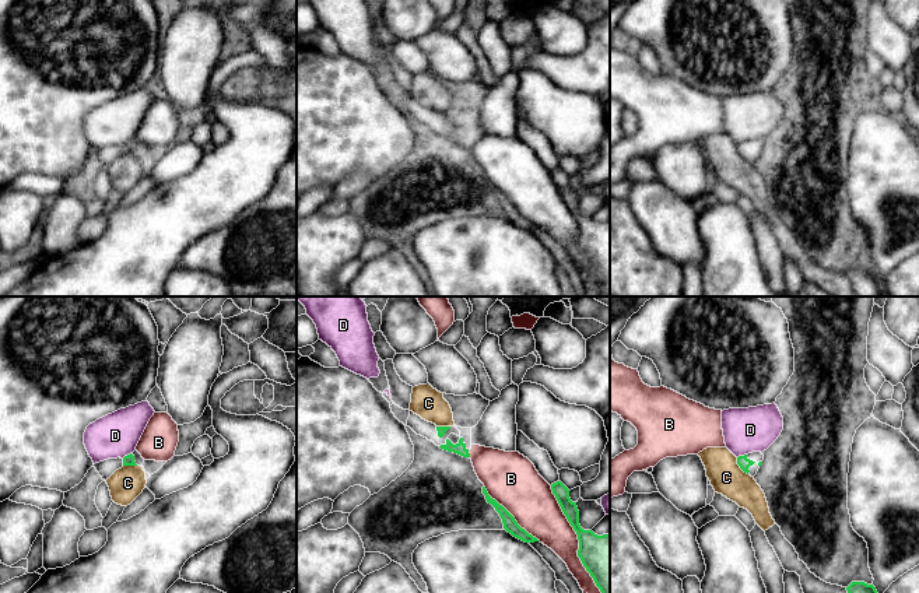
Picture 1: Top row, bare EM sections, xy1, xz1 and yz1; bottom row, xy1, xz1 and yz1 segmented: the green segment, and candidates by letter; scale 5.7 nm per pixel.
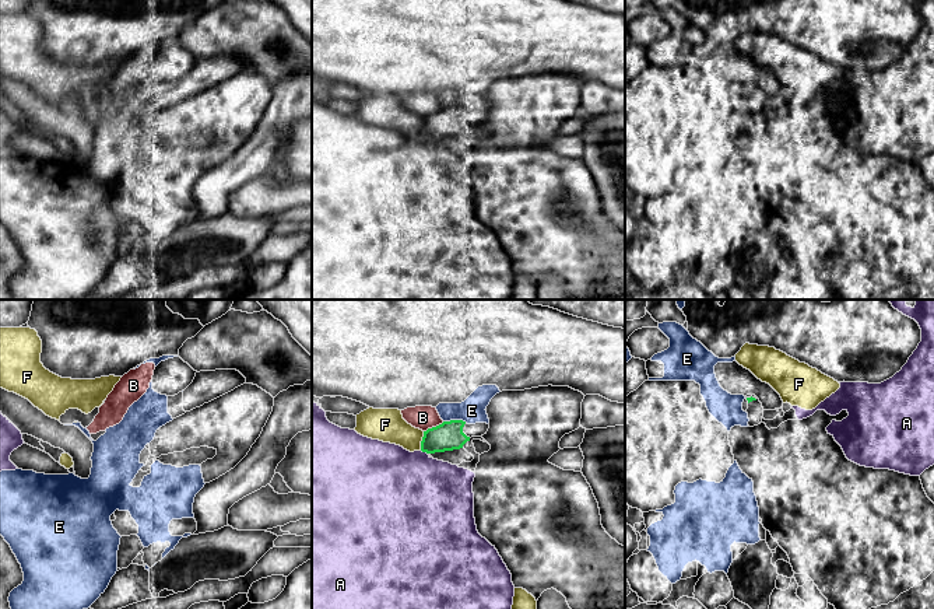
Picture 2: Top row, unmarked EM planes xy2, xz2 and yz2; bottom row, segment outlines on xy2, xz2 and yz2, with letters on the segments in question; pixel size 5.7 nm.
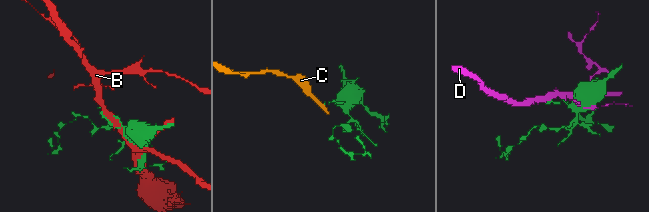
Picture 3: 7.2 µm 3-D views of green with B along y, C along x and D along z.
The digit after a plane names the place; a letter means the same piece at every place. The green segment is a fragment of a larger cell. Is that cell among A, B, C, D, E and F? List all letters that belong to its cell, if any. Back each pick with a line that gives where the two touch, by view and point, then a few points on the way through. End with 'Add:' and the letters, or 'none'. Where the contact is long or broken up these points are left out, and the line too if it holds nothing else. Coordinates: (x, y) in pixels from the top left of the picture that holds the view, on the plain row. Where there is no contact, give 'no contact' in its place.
Add: none

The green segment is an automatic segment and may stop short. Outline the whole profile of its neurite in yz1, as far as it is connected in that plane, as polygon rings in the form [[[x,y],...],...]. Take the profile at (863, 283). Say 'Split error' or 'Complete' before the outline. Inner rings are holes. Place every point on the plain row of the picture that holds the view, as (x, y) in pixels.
Complete. [[[852,269],[846,277],[857,296],[878,296],[883,290],[881,281],[877,280],[873,271]]]

